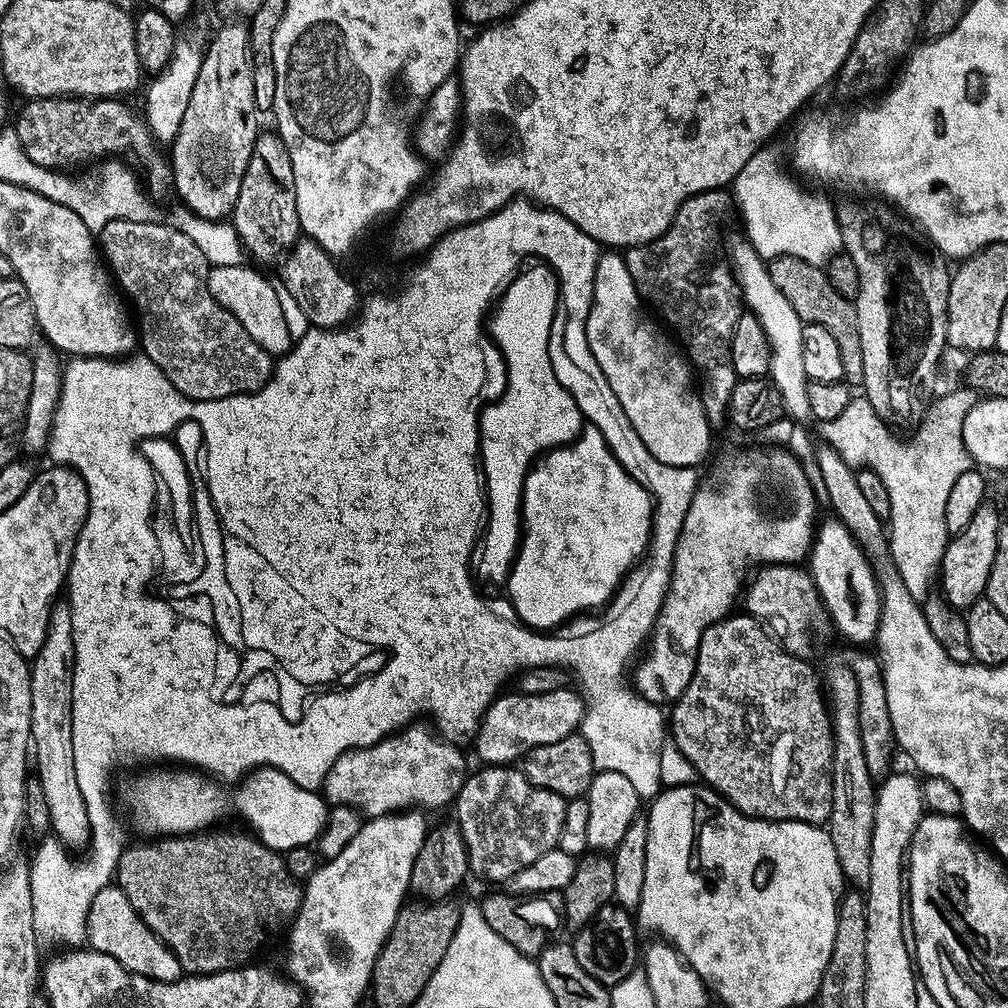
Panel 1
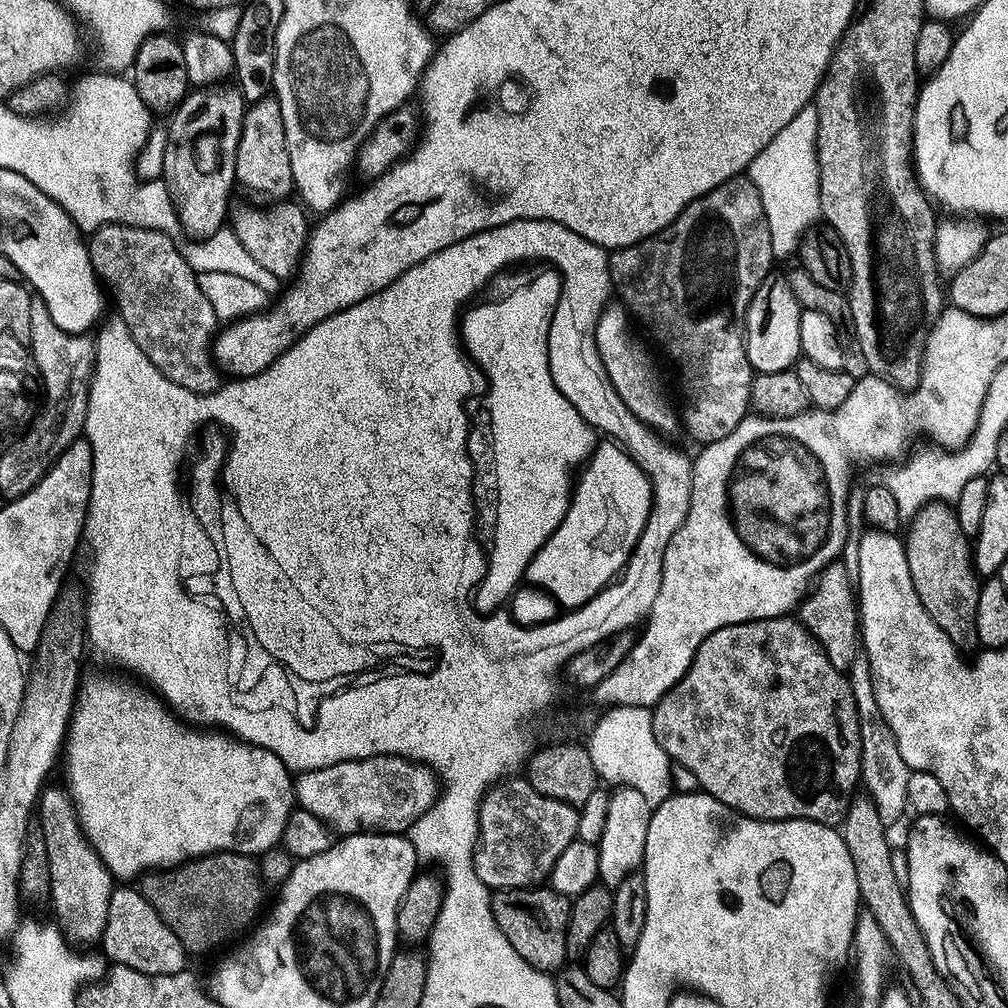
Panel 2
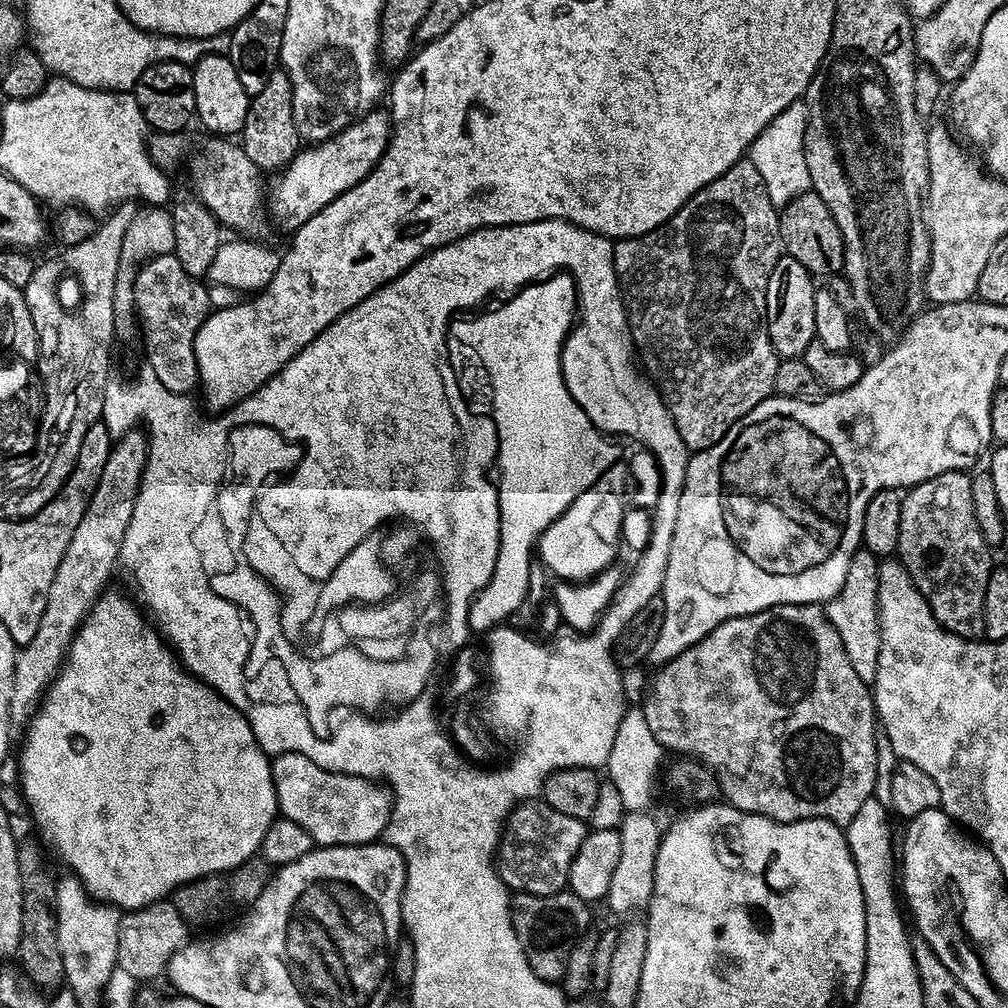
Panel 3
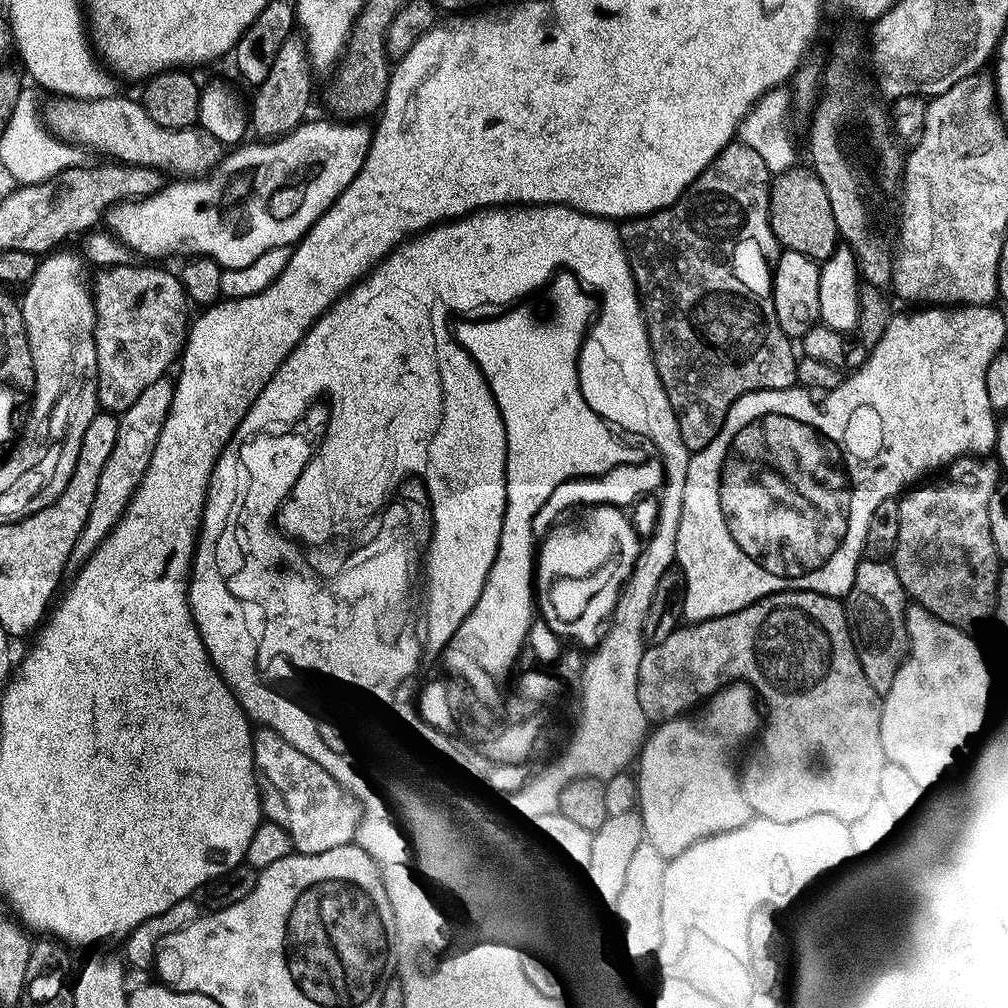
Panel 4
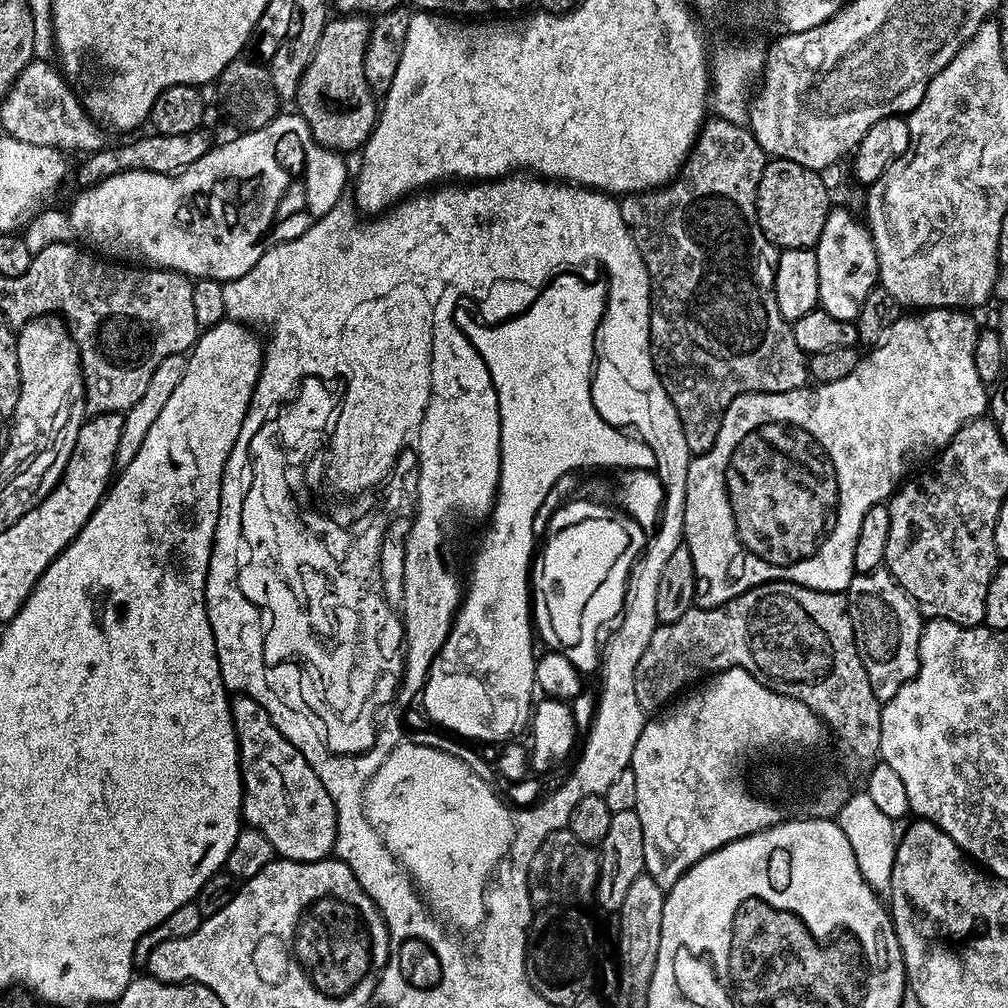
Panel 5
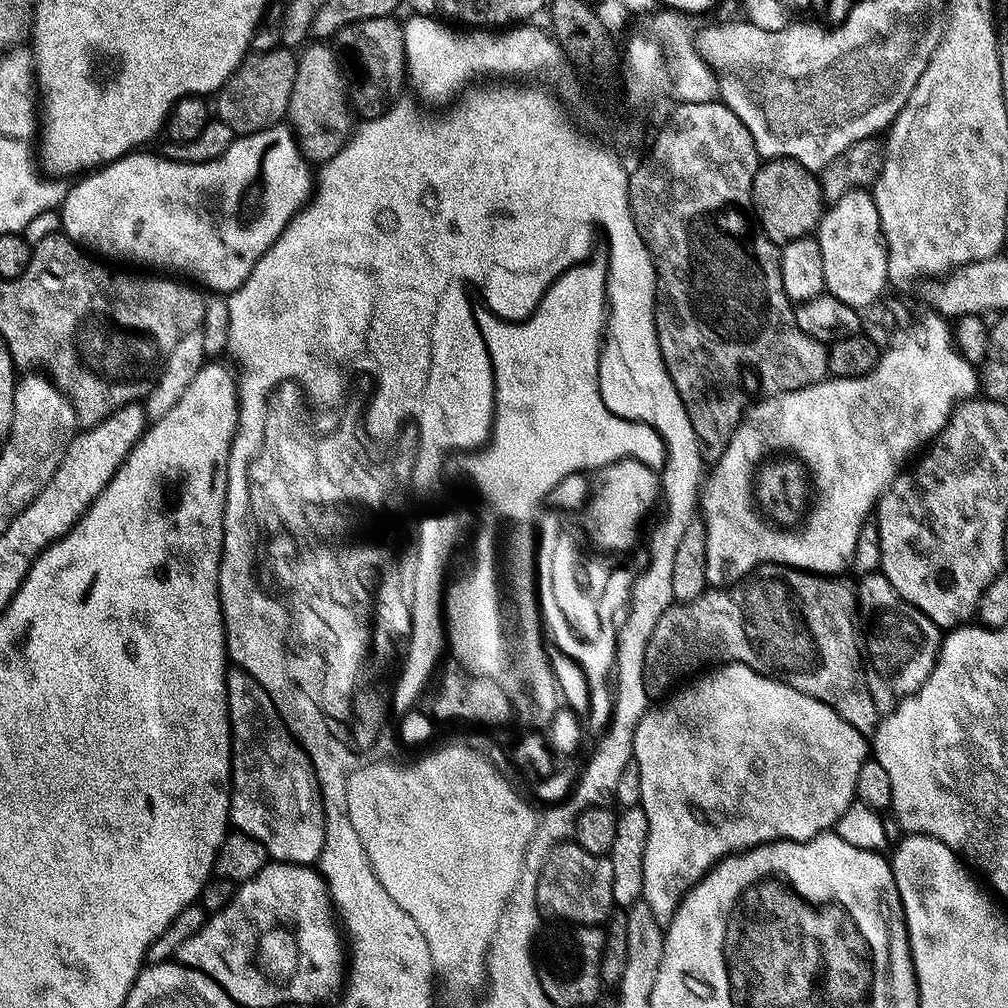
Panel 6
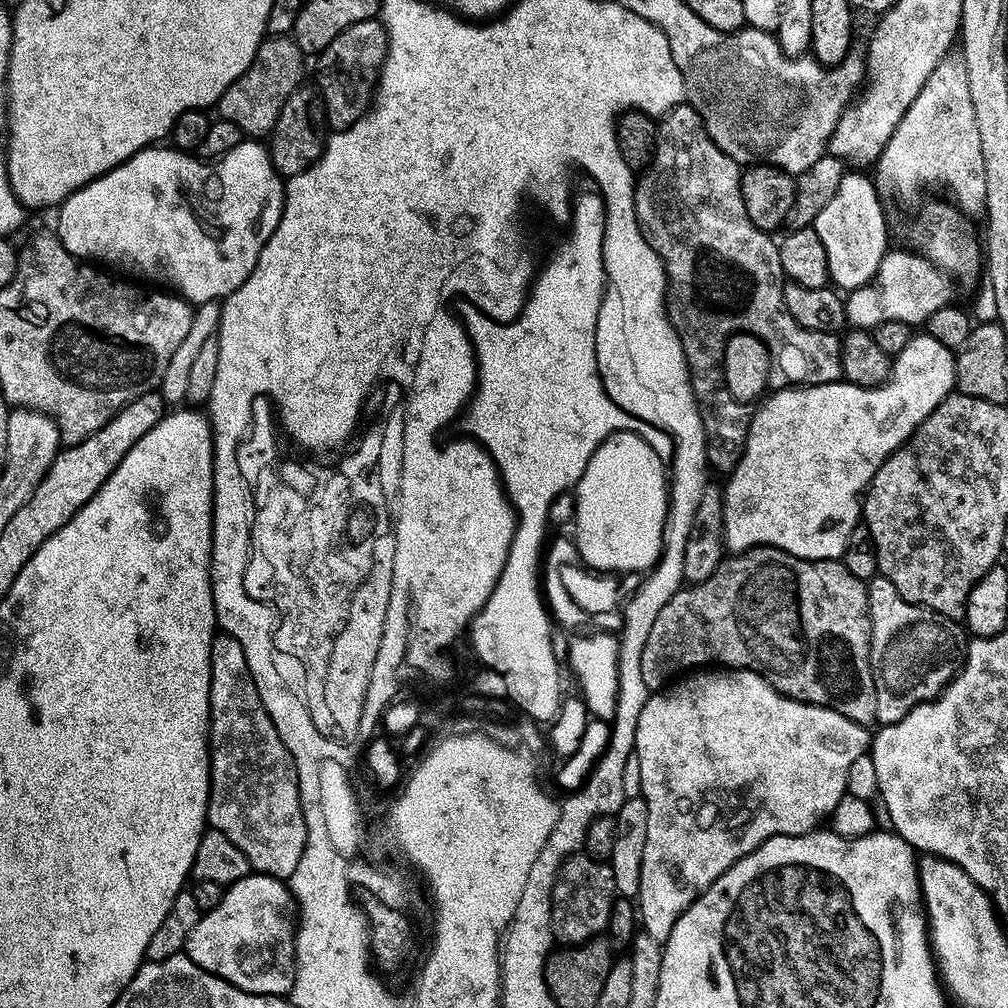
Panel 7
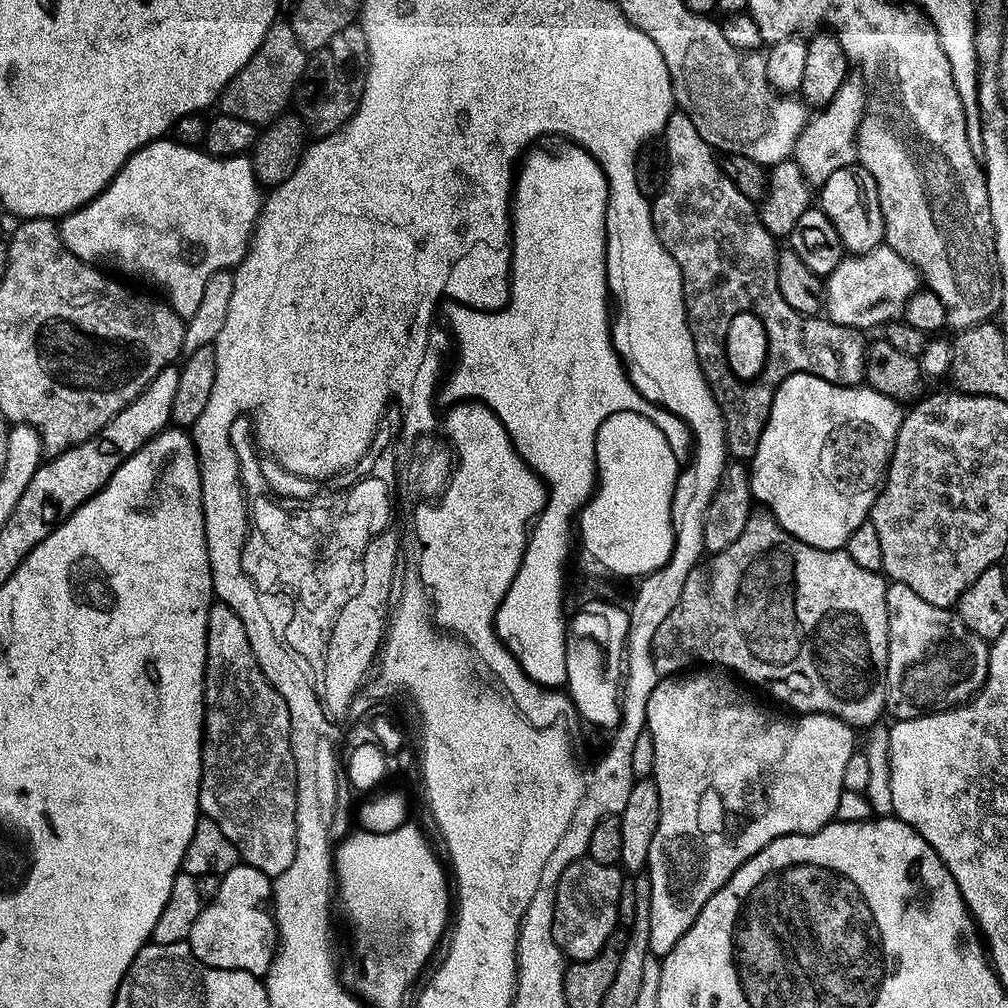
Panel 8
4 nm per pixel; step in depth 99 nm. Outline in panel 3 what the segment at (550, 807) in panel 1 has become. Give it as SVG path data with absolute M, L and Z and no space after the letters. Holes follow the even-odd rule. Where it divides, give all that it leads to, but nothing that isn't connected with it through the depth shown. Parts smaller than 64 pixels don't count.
M539 799L517 803L504 821L494 867L513 893L529 892L535 898L555 896L568 888L570 866L585 835L585 821L558 814L558 810Z

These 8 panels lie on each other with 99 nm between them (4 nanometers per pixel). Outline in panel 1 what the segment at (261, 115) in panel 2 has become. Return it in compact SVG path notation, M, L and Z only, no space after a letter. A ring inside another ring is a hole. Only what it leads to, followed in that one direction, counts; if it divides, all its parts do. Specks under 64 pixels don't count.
M264 130L257 135L250 162L238 176L236 205L231 210L230 223L245 253L264 264L275 265L301 239L294 198L294 166L290 166L290 154L275 131Z

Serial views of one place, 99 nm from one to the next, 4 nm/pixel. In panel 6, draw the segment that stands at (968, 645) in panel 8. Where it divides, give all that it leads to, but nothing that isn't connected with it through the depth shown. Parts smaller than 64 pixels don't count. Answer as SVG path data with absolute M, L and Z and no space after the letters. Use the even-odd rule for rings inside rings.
M877 570L868 576L861 576L858 583L860 583L860 588L858 584L858 616L862 621L864 635L862 644L866 649L868 689L877 713L887 714L894 711L901 700L915 694L924 685L926 678L930 678L930 674L936 669L936 661L940 659L942 630L925 612L918 610L913 604L900 597L894 590L894 586L890 586L883 572Z

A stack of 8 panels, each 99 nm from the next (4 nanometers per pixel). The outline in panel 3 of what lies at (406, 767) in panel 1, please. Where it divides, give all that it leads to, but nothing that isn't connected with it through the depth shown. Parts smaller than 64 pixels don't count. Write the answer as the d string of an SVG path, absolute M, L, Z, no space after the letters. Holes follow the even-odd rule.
M281 752L272 760L272 777L276 791L276 807L279 815L286 820L298 822L310 838L320 846L333 844L371 844L385 835L388 821L392 818L393 797L387 787L371 780L365 780L359 774L350 776L345 772L327 772L322 766L310 762L310 758L301 752Z

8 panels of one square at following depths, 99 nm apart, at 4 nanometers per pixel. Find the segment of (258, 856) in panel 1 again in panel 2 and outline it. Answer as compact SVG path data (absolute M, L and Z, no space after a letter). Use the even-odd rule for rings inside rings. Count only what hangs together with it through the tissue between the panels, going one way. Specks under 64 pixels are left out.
M215 852L187 860L174 868L153 870L139 877L138 890L146 902L154 906L162 922L174 930L188 954L212 952L239 932L247 933L253 927L252 919L261 915L260 907L266 893L259 863L241 852Z

